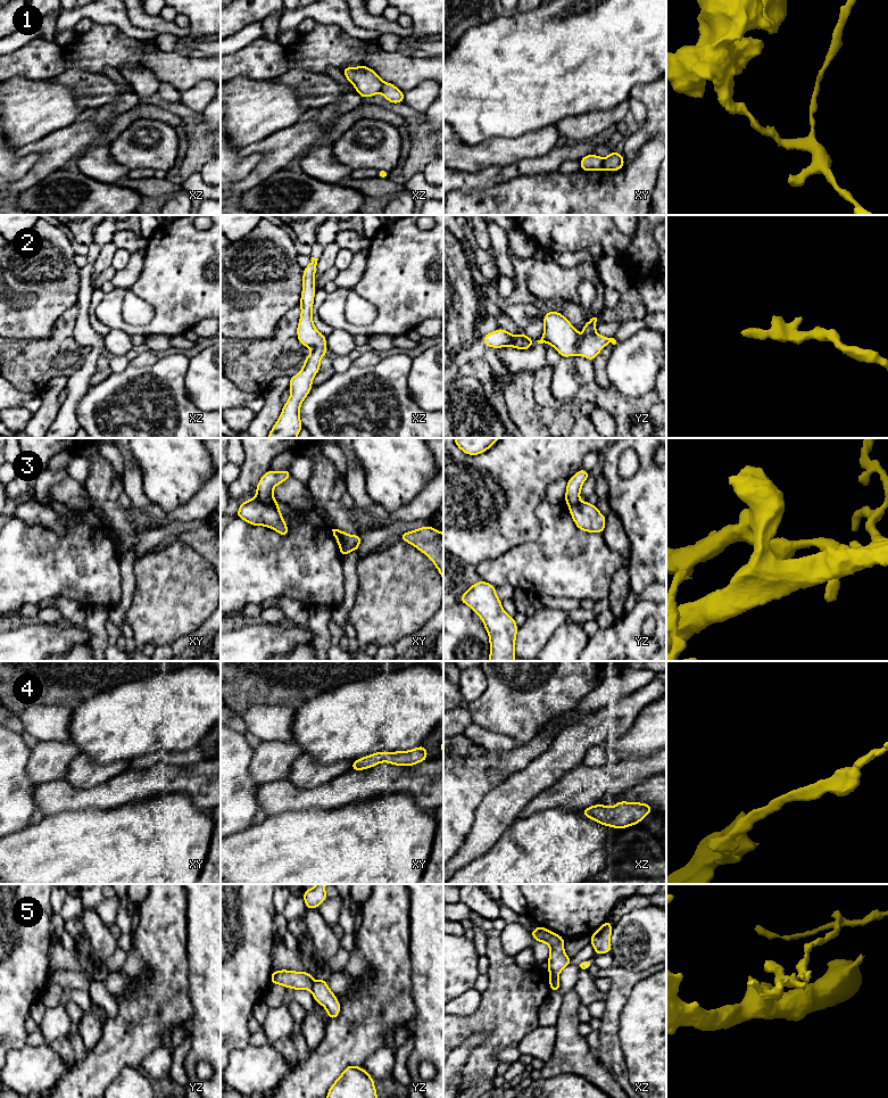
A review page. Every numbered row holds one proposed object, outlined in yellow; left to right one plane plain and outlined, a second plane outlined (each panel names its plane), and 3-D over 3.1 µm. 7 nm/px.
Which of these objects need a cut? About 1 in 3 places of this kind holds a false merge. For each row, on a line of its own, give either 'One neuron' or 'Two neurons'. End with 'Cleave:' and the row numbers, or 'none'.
1: Two neurons
2: One neuron
3: Two neurons
4: One neuron
5: Two neurons
Cleave: 1, 3, 5

